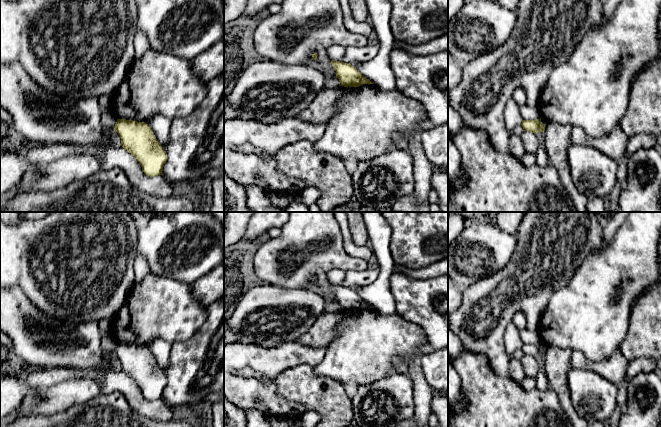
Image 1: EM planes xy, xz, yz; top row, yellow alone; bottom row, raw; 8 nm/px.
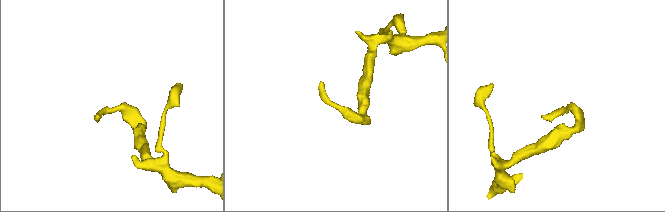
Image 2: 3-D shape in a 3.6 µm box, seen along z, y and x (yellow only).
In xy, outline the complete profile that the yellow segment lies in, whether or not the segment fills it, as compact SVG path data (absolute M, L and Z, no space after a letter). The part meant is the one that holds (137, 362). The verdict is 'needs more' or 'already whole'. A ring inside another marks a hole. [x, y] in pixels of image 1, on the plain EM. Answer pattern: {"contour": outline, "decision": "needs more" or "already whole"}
{"contour": "M117 343L114 353L121 362L121 370L136 382L147 400L162 399L164 388L167 385L167 378L147 347Z", "decision": "already whole"}

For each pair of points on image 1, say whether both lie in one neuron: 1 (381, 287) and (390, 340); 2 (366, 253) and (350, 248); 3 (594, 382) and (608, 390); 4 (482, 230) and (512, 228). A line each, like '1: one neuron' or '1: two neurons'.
1: two neurons
2: one neuron
3: one neuron
4: two neurons

